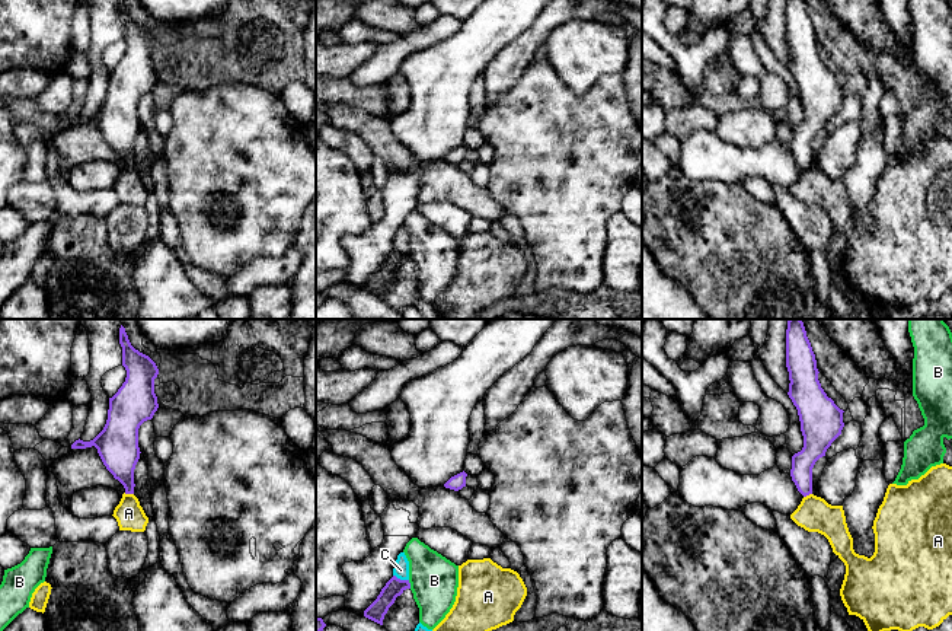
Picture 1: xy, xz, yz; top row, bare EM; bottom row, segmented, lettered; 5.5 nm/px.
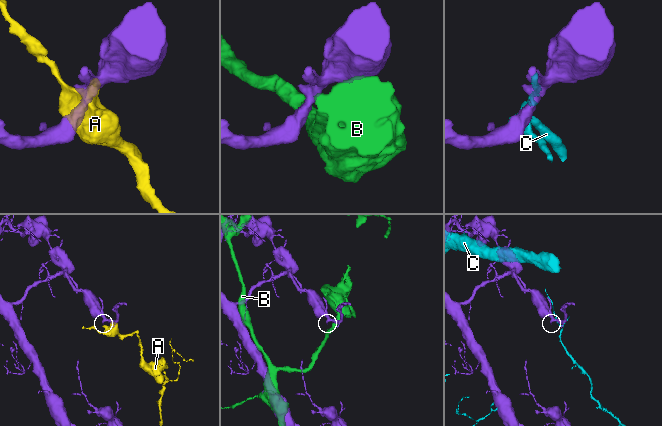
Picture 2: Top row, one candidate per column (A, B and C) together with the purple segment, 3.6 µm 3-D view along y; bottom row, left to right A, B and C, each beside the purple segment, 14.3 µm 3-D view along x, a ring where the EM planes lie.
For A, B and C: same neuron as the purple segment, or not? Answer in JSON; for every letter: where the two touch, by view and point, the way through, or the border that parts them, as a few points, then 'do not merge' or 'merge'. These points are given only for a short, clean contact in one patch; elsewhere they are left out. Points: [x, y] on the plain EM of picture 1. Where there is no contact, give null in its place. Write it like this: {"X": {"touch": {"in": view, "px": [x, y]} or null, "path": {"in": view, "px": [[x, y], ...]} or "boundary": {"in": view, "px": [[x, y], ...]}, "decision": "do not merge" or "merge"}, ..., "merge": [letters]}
{"A": {"touch": {"in": "xy", "px": [128, 166]}, "boundary": {"in": "xy", "px": [[124, 166], [133, 168]]}, "decision": "do not merge"}, "B": {"touch": {"in": "xz", "px": [409, 258]}, "boundary": {"in": "xz", "px": [[408, 254], [411, 261]]}, "decision": "do not merge"}, "C": {"touch": {"in": "xz", "px": [399, 252]}, "decision": "do not merge"}, "merge": []}

